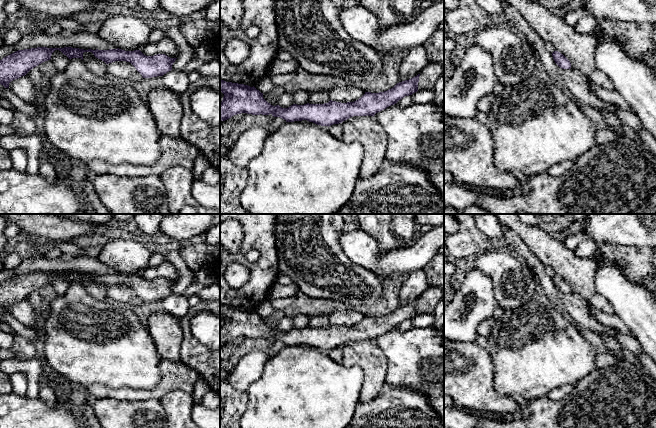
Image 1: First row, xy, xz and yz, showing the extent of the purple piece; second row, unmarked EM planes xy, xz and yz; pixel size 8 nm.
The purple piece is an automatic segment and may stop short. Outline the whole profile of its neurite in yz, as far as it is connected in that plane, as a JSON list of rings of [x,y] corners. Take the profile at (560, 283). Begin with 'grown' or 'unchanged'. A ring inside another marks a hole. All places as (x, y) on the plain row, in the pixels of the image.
unchanged; [[[554,275],[552,277],[553,283],[555,287],[562,293],[570,293],[571,287],[570,285],[560,276]]]

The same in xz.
unchanged; [[[419,300],[397,307],[393,312],[379,317],[365,316],[365,318],[354,326],[341,327],[330,324],[324,328],[293,328],[288,332],[282,332],[279,329],[273,330],[263,322],[263,317],[257,314],[254,310],[250,311],[244,308],[226,306],[220,303],[220,316],[224,318],[223,324],[220,327],[220,345],[225,345],[234,339],[247,337],[252,339],[269,339],[280,341],[286,346],[307,344],[321,350],[331,350],[339,348],[353,340],[373,340],[386,333],[387,331],[396,328],[405,320],[412,319],[418,315]]]

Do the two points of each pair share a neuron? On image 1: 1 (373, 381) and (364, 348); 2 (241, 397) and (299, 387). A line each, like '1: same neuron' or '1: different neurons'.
1: same neuron
2: different neurons

